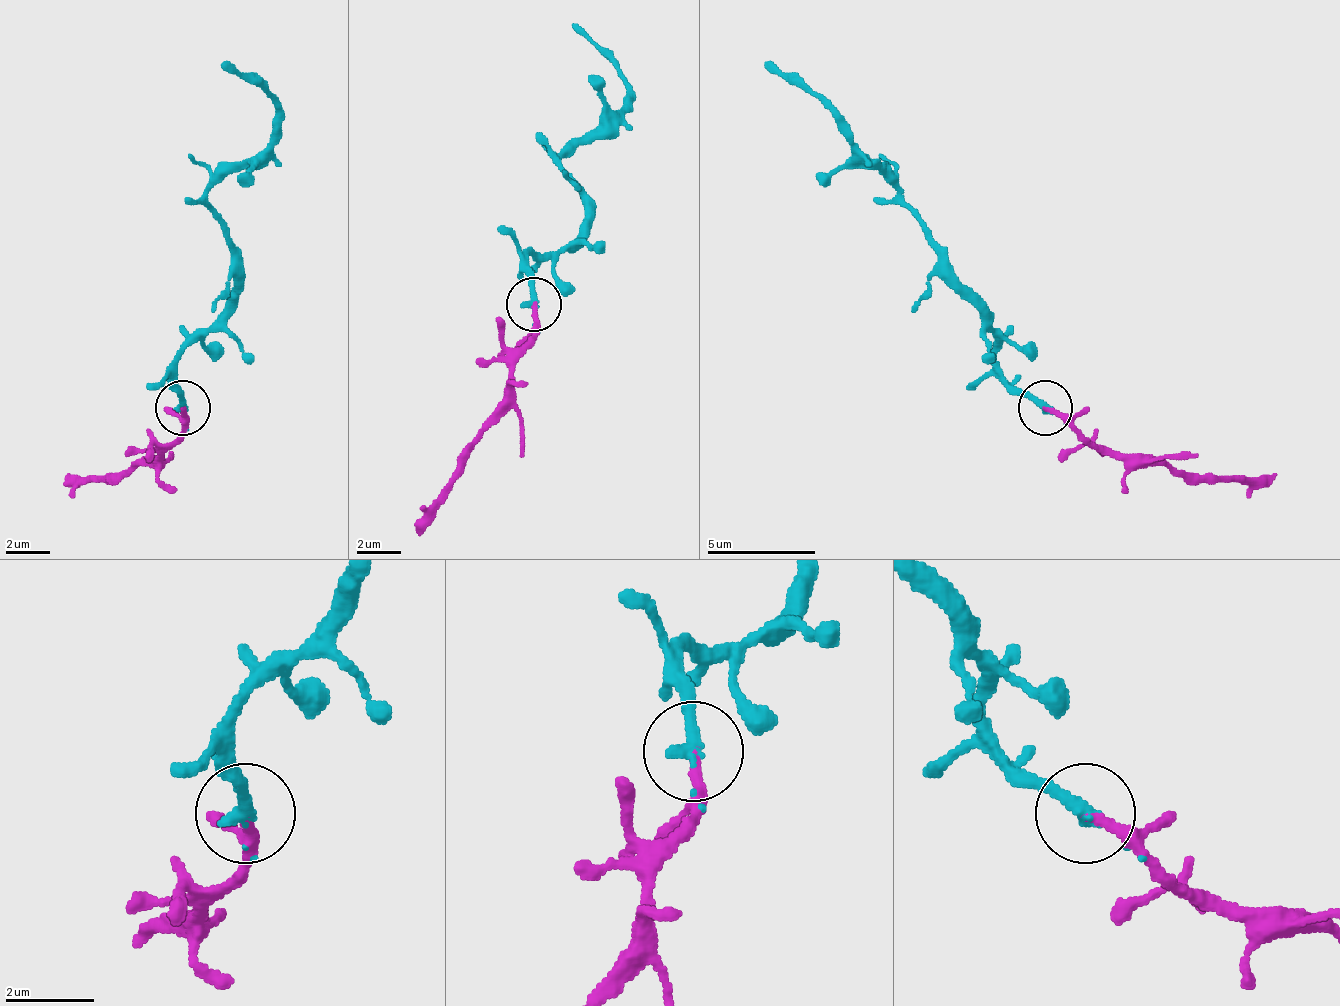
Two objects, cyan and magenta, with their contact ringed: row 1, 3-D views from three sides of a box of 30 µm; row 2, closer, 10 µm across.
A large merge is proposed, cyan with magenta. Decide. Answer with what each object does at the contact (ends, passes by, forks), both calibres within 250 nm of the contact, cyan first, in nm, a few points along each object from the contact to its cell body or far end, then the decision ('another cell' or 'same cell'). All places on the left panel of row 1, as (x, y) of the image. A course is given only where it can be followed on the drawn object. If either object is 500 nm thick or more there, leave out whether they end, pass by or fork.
cyan ends; magenta ends; calibres 360 and 240 nm; course cyan (184, 406), (178, 368), (233, 286), (227, 221), (206, 194), (271, 139), (276, 117), (260, 90), (222, 63); course magenta (184, 406), (184, 428), (157, 455), (119, 477), (64, 477); same cell

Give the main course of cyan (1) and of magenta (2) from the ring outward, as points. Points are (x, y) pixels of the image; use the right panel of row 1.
1: (1046, 406), (997, 368), (997, 330), (959, 286), (927, 221), (905, 194), (845, 139), (834, 117), (763, 63)
2: (1046, 406), (1106, 450), (1150, 455), (1193, 477), (1275, 477)

